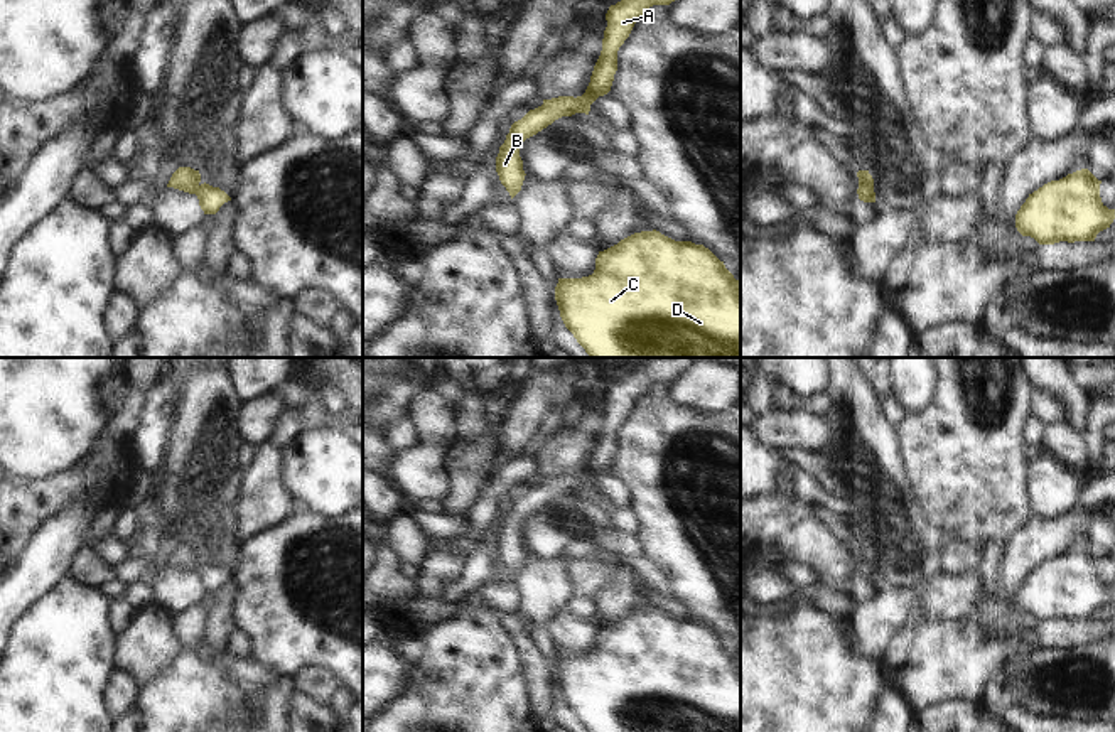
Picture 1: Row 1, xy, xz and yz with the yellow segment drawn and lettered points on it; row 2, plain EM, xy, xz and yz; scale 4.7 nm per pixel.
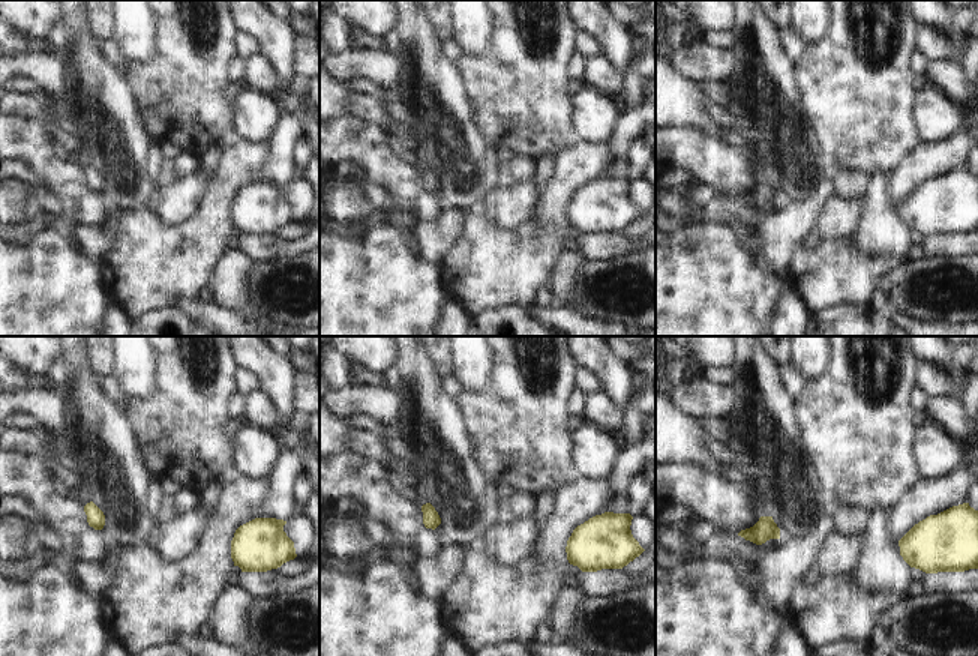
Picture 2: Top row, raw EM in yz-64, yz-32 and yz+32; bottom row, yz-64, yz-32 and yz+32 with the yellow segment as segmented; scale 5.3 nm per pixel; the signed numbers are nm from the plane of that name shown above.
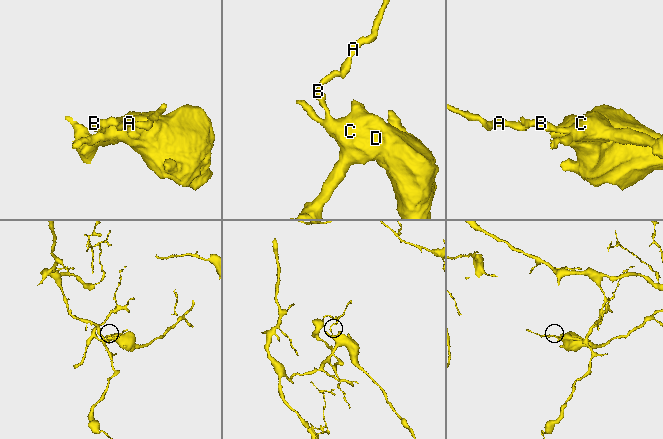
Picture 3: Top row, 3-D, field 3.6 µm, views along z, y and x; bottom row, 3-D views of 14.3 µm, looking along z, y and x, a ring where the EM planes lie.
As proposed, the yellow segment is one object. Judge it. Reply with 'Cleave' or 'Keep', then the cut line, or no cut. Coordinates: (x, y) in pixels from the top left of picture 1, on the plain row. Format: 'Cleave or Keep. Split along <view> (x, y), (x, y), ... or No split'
Keep. No split.

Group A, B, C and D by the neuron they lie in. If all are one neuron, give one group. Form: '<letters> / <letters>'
A B C D

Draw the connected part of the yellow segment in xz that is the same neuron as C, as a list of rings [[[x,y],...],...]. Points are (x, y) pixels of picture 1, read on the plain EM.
[[[656,607],[599,629],[592,653],[558,656],[555,678],[587,732],[741,732],[741,659],[703,622],[675,619]]]

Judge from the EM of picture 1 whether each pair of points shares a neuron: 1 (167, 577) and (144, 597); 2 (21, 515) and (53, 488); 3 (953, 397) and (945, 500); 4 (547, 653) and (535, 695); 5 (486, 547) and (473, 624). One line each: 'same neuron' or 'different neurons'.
1: different neurons
2: same neuron
3: same neuron
4: different neurons
5: different neurons

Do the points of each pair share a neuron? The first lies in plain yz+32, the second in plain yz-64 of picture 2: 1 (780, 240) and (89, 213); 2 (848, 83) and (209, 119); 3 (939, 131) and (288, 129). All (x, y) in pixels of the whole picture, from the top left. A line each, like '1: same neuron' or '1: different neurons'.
1: different neurons
2: same neuron
3: different neurons

